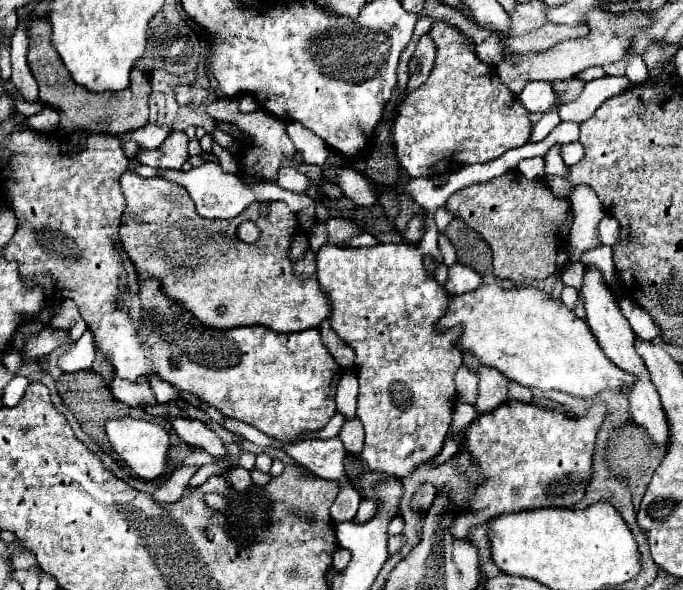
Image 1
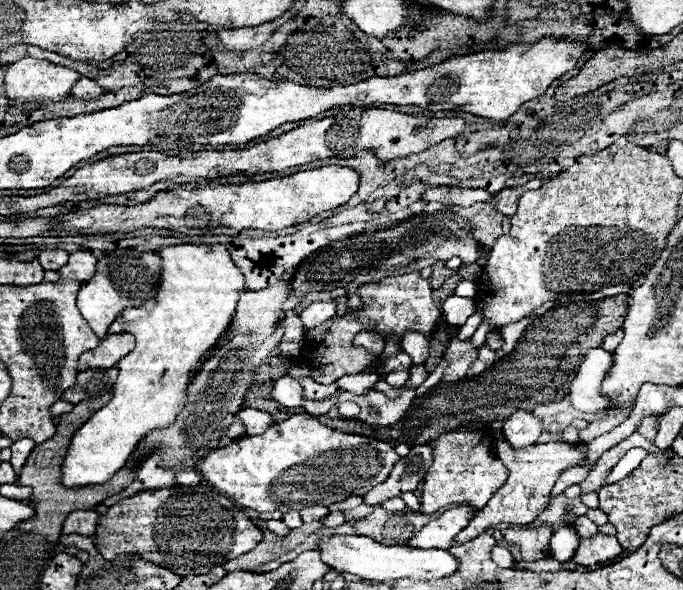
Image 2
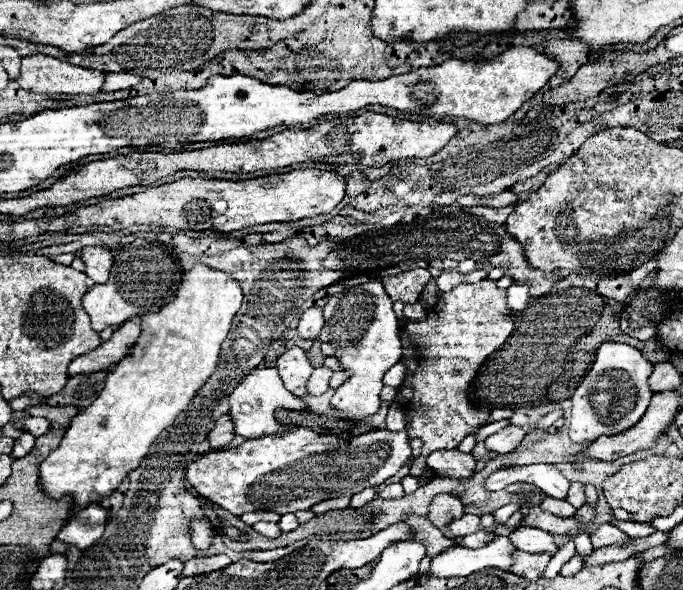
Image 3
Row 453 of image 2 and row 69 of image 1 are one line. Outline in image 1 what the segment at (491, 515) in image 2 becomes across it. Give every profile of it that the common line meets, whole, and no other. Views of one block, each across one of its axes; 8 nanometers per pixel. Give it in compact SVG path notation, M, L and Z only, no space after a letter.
M592 10L590 18L586 18L586 24L590 28L590 34L586 38L562 42L562 44L550 48L548 52L542 52L542 54L524 54L524 56L516 56L514 60L502 60L496 66L496 74L502 80L502 84L512 94L518 96L522 92L522 88L526 86L526 82L532 82L532 80L554 82L556 78L576 76L590 66L606 66L606 64L620 62L628 54L632 38L640 30L648 28L648 24L652 22L652 16L654 16L652 12L642 12L642 10L626 12L626 14L620 14L620 16L606 14L602 10Z

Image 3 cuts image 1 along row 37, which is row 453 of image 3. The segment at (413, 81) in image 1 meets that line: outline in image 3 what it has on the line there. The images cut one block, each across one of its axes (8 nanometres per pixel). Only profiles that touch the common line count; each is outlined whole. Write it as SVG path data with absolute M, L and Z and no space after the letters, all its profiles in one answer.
M484 278L474 284L458 284L456 288L452 288L450 292L438 298L434 308L428 312L426 320L420 322L404 320L400 324L400 338L404 344L402 362L406 366L406 376L402 386L412 390L412 398L406 402L406 406L402 406L406 432L410 438L420 438L424 442L422 454L414 458L414 462L426 462L424 458L428 458L428 454L440 448L456 448L468 434L472 434L474 430L478 430L488 422L490 410L472 404L468 392L480 366L494 350L498 350L512 336L514 330L514 312L508 308L506 290L498 288L496 282L498 280Z

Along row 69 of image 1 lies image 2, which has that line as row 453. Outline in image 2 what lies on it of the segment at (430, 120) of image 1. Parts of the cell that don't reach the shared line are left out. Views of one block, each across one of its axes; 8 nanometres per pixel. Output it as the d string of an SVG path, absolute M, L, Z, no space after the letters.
M488 428L482 430L462 430L454 434L442 434L432 444L434 452L434 464L428 468L428 474L424 478L422 488L422 508L420 512L432 514L440 510L446 504L458 504L458 502L470 502L474 508L484 508L494 490L502 486L508 478L508 468L500 462L496 454L492 454L494 444L492 440L484 438Z

